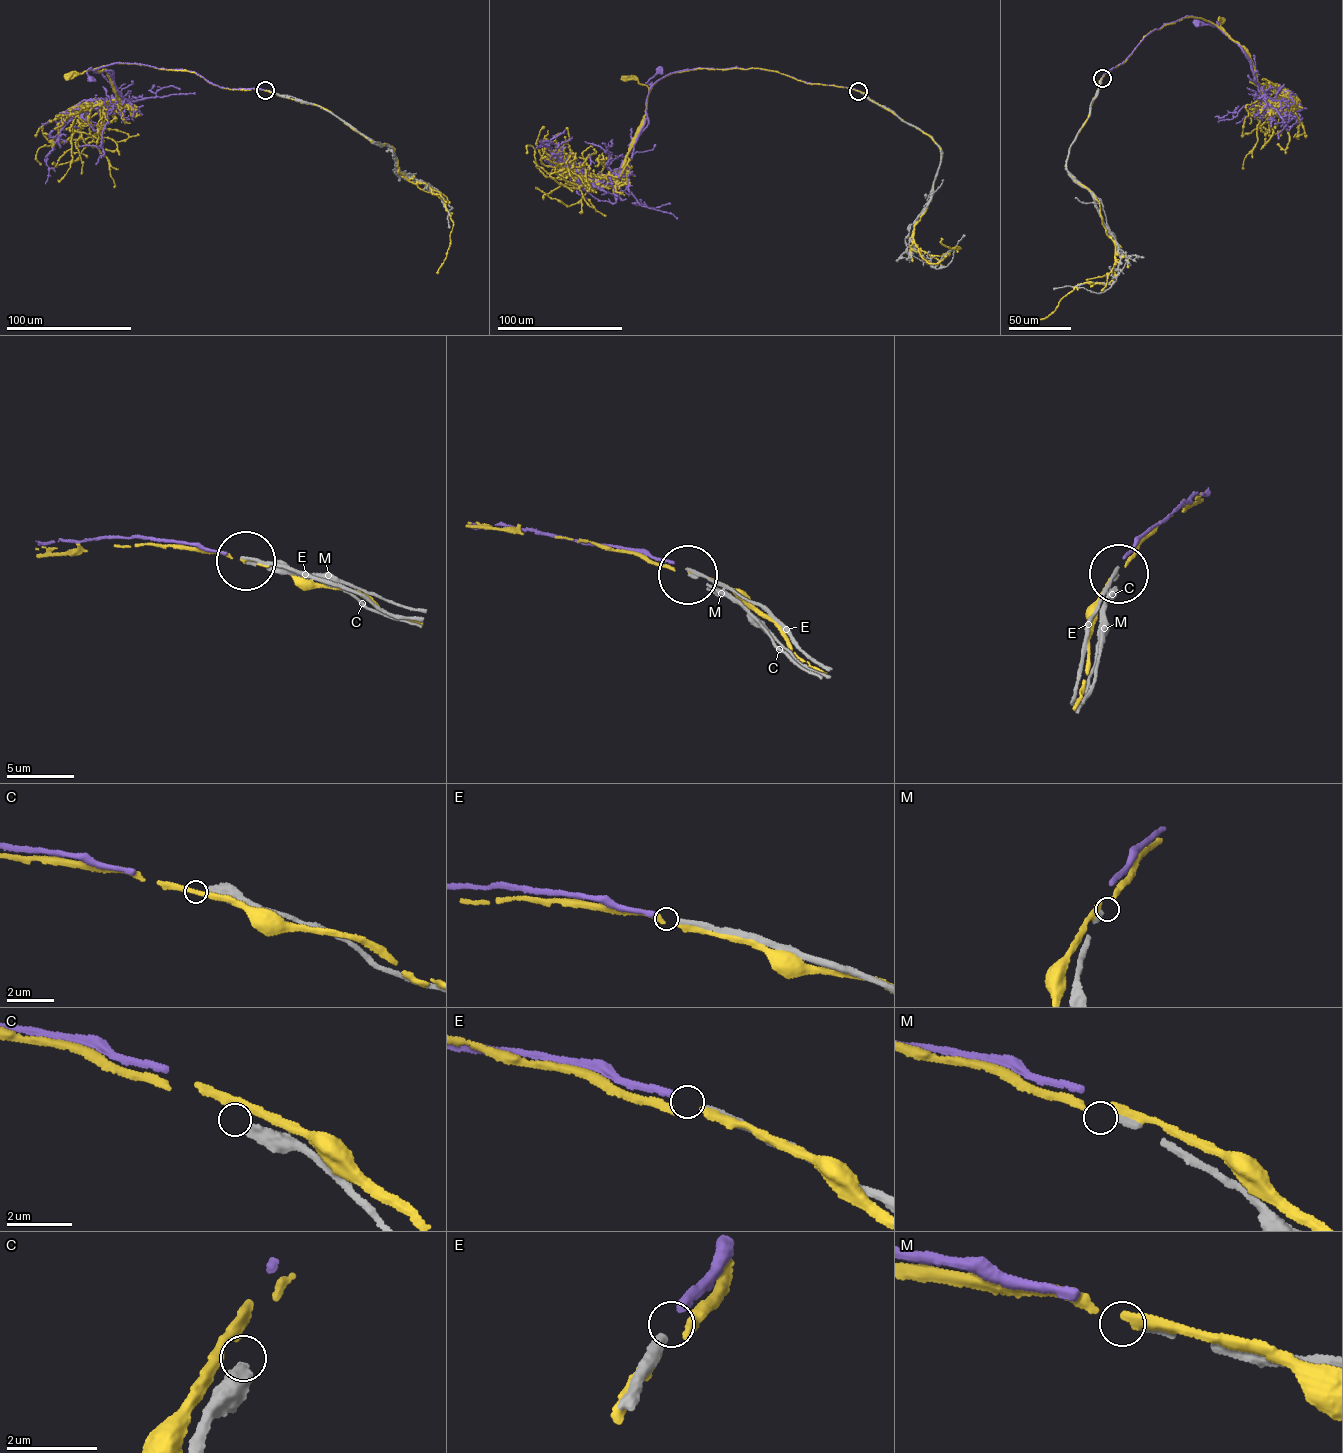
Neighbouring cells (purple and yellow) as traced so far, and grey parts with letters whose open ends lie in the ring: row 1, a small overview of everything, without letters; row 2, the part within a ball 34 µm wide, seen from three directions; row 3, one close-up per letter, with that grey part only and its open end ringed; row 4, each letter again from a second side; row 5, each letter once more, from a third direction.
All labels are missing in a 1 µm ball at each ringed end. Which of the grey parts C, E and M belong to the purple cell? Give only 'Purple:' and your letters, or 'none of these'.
Purple: none of these

